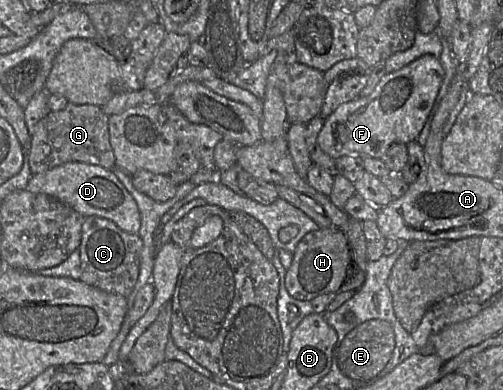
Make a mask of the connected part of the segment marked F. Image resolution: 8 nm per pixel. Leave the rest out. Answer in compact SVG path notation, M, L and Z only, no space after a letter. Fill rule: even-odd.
M424 55L400 70L381 77L367 96L341 104L325 118L317 145L334 160L344 155L370 156L383 160L392 144L417 139L430 114L445 71L439 58Z

